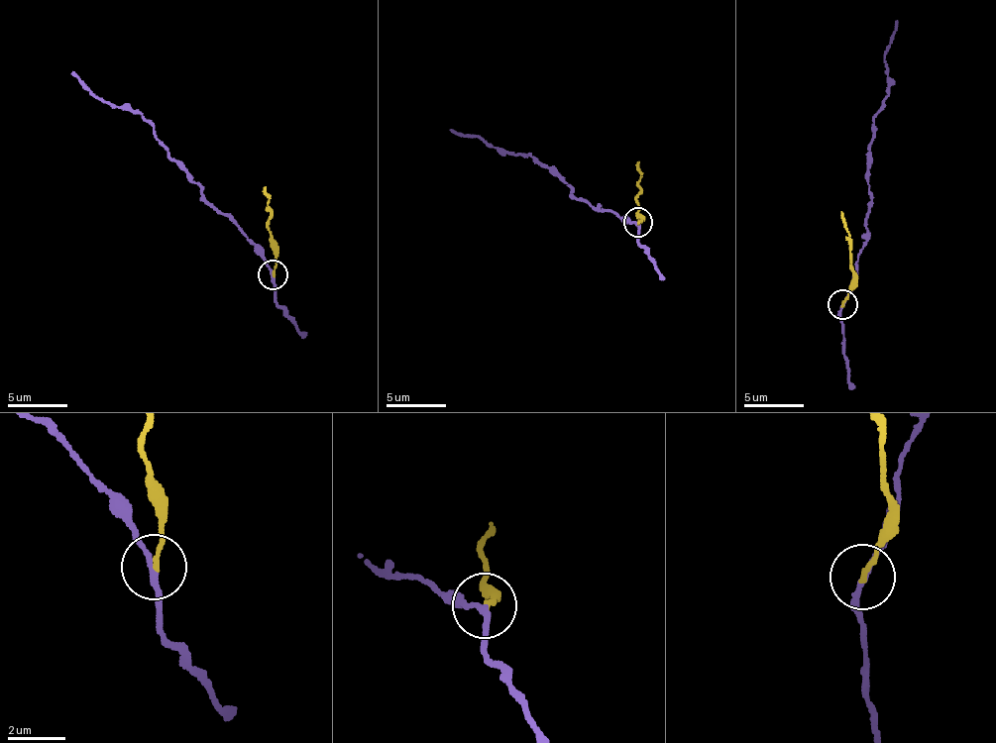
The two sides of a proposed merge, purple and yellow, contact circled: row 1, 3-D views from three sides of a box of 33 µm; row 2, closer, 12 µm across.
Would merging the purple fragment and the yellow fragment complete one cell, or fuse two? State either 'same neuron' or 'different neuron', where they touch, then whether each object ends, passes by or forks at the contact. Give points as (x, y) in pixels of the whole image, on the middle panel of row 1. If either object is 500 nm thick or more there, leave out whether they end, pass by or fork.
different neuron | (637, 222) | purple passes by | yellow ends

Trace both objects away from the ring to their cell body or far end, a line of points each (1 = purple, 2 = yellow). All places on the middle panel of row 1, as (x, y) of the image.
1: (638, 223), (590, 207), (532, 153), (490, 148), (473, 136), (451, 131)
2: (638, 223), (638, 161)

